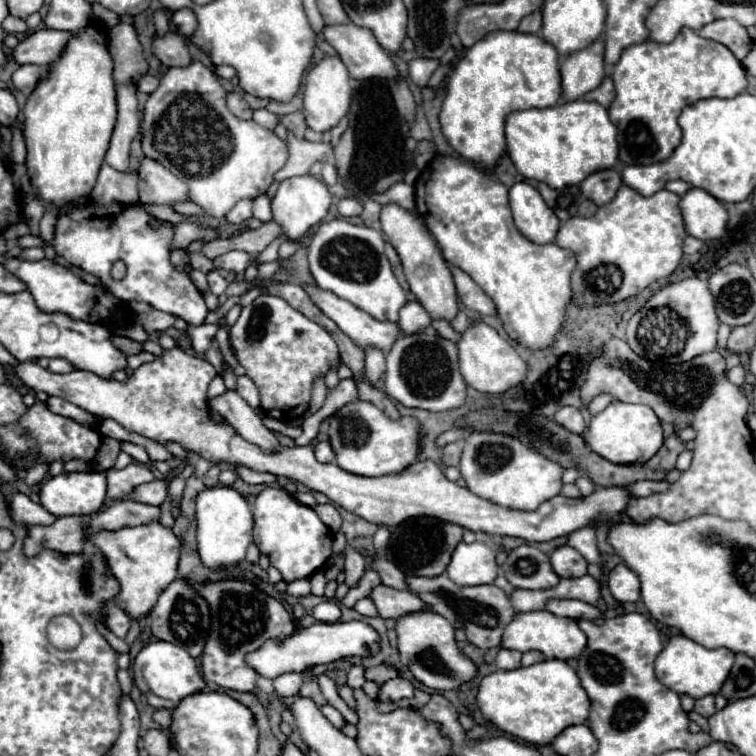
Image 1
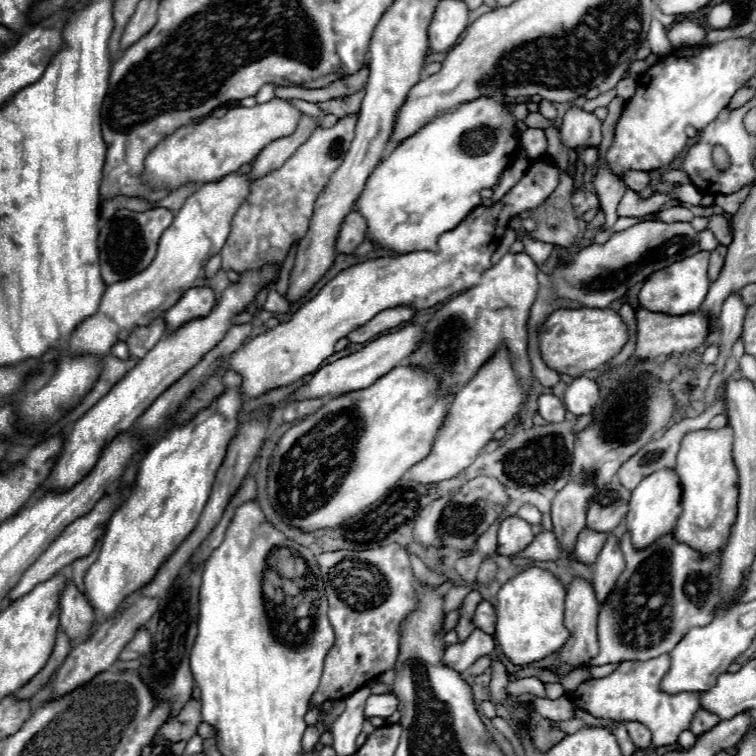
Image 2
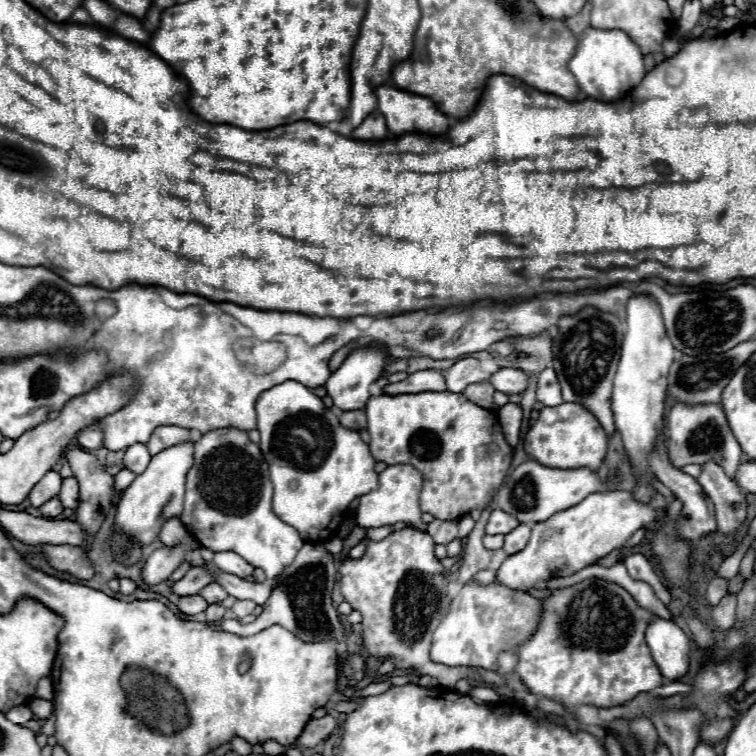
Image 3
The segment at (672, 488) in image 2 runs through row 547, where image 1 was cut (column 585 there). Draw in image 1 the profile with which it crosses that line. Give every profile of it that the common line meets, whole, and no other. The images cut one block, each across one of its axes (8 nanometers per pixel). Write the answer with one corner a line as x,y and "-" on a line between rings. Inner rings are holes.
546,610
524,612
524,614
520,612
506,626
504,636
502,636
502,648
510,648
510,650
518,650
518,652
538,650
550,660
558,658
558,660
566,660
566,662
574,664
578,660
578,654
582,654
582,650
586,648
586,634
582,634
578,622
572,618
560,618

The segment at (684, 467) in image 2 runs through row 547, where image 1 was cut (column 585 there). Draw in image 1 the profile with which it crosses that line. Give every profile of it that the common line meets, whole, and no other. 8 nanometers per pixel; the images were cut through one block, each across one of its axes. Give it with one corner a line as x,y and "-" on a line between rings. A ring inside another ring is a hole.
544,660
540,664
532,664
528,668
516,668
516,670
496,670
482,678
482,684
478,688
476,702
490,722
494,722
502,732
520,738
528,744
544,746
550,744
566,726
574,724
586,724
590,716
590,698
586,690
582,690
582,682
578,682
578,672
572,664
564,660

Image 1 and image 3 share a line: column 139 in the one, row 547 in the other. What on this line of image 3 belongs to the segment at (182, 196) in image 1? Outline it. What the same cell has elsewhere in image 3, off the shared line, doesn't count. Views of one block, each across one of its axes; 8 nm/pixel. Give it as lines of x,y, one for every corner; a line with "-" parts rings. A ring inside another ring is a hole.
182,546
182,548
158,548
154,550
144,566
142,566
142,582
148,586
156,586
164,580
170,578
170,574
180,566
180,562
184,560
184,554
190,548

